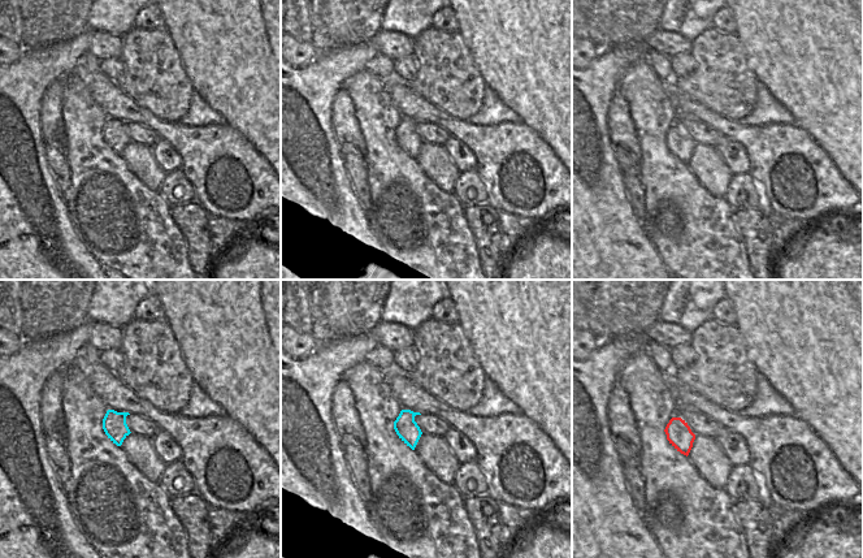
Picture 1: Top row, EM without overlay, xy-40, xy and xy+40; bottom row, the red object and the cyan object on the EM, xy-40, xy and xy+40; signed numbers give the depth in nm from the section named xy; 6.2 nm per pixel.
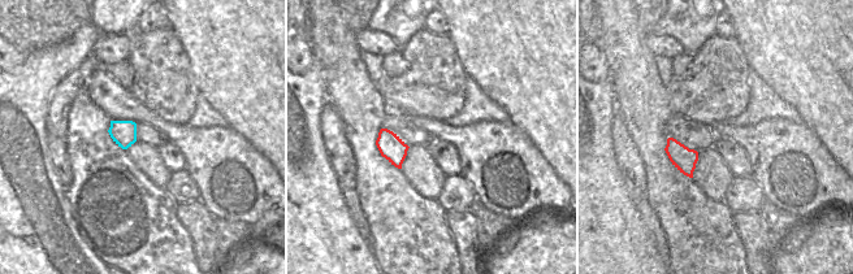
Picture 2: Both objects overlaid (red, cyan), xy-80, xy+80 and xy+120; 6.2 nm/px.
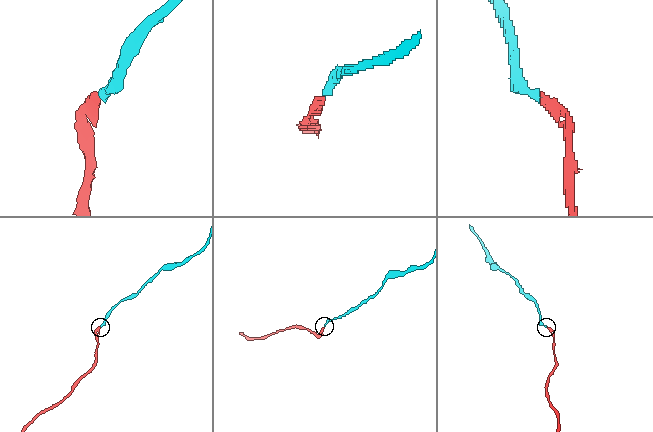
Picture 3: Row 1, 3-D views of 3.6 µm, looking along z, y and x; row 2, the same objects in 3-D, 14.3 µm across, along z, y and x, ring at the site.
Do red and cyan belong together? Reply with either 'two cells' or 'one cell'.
one cell

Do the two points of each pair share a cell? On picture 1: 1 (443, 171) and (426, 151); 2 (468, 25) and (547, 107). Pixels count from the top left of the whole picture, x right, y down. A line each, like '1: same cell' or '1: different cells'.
1: same cell
2: same cell

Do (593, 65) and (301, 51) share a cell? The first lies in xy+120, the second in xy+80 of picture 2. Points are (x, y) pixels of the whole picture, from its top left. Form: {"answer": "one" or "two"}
{"answer": "one"}

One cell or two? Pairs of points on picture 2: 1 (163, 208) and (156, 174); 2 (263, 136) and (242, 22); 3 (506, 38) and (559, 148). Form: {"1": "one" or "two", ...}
{"1": "two", "2": "one", "3": "one"}

